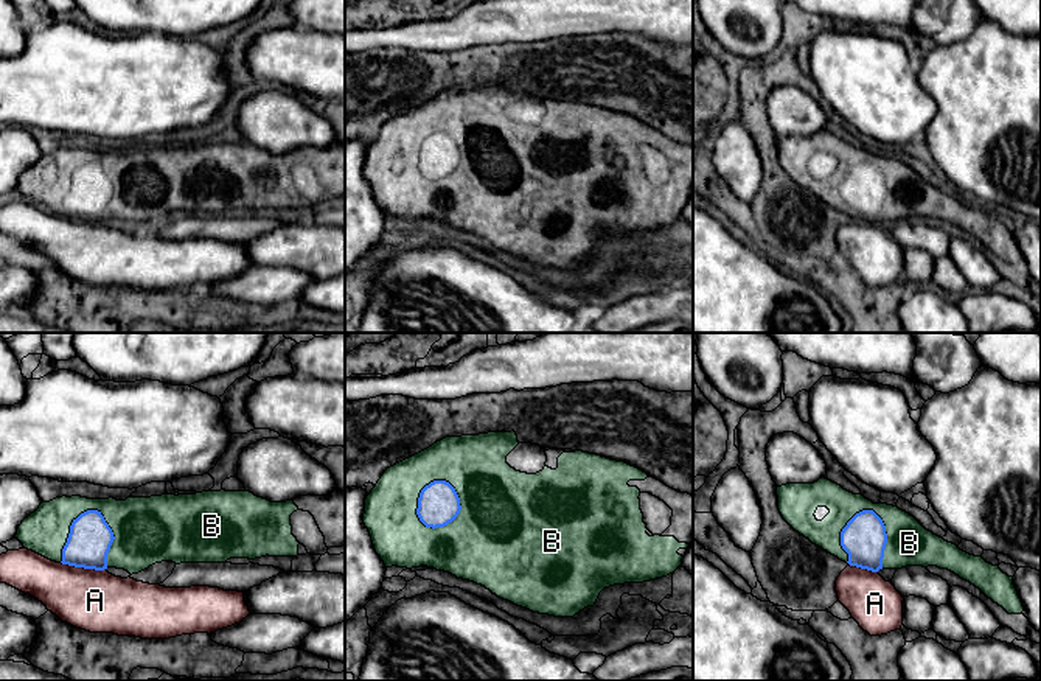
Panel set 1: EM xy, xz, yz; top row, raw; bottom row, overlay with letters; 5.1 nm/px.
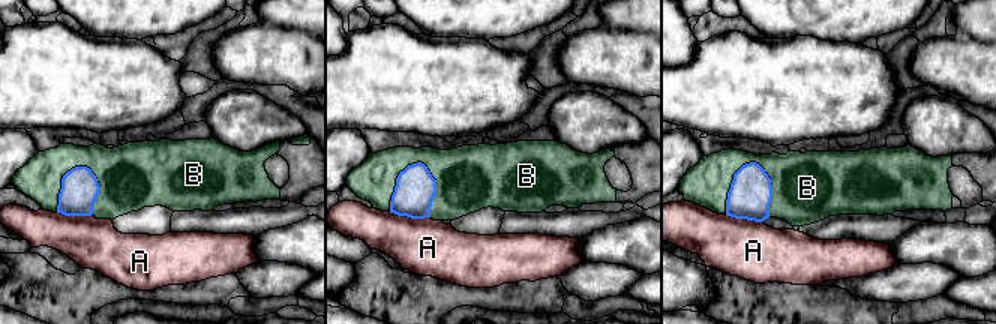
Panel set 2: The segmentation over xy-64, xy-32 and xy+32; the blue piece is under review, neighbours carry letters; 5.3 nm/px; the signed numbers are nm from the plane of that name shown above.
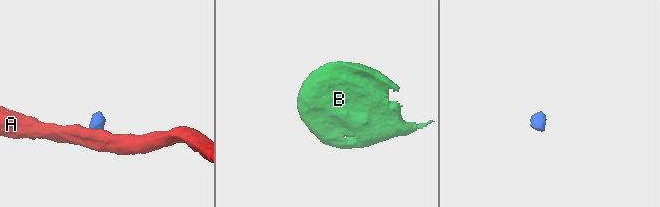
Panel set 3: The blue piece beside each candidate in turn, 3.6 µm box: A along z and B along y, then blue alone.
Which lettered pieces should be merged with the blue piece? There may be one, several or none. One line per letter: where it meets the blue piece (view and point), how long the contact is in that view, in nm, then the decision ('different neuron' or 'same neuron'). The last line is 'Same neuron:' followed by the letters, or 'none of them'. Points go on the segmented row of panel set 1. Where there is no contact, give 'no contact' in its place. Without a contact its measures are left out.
A: meets blue in xy at (84, 568); contact 240 nm long; different neuron
B: meets blue in xz at (418, 498); contact 280 nm long; same neuron
Same neuron: B

